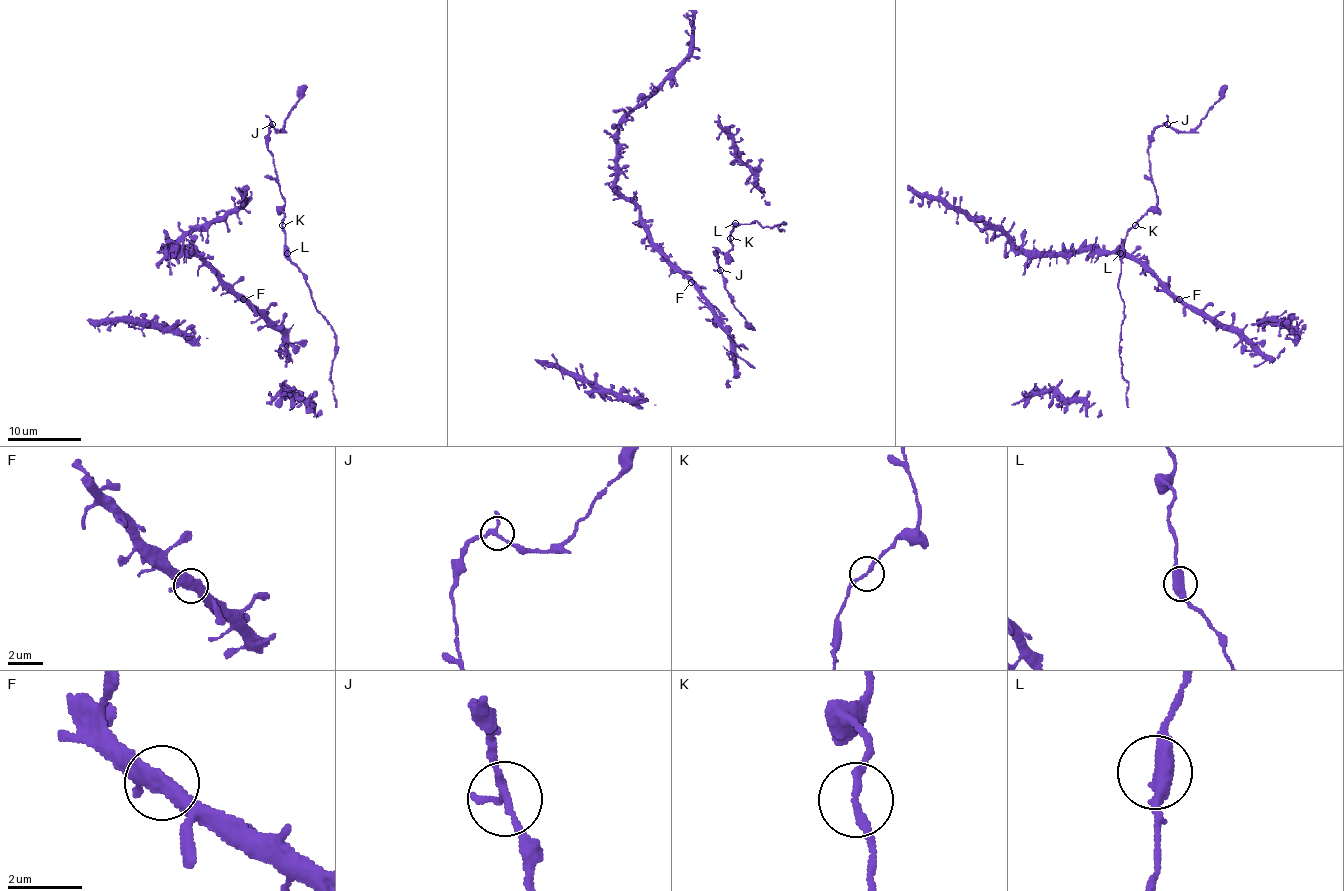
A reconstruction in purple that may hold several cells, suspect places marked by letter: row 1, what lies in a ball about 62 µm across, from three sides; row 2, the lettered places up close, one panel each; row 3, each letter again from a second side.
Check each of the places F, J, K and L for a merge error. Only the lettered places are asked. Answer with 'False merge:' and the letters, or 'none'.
False merge: none

